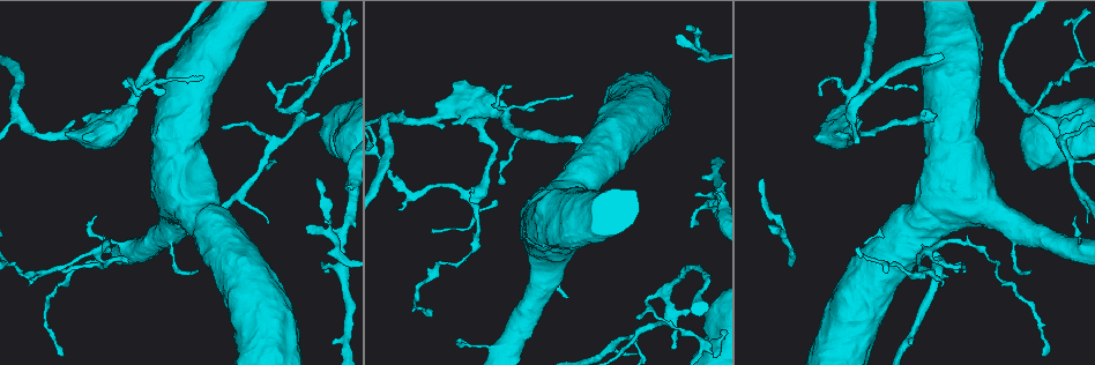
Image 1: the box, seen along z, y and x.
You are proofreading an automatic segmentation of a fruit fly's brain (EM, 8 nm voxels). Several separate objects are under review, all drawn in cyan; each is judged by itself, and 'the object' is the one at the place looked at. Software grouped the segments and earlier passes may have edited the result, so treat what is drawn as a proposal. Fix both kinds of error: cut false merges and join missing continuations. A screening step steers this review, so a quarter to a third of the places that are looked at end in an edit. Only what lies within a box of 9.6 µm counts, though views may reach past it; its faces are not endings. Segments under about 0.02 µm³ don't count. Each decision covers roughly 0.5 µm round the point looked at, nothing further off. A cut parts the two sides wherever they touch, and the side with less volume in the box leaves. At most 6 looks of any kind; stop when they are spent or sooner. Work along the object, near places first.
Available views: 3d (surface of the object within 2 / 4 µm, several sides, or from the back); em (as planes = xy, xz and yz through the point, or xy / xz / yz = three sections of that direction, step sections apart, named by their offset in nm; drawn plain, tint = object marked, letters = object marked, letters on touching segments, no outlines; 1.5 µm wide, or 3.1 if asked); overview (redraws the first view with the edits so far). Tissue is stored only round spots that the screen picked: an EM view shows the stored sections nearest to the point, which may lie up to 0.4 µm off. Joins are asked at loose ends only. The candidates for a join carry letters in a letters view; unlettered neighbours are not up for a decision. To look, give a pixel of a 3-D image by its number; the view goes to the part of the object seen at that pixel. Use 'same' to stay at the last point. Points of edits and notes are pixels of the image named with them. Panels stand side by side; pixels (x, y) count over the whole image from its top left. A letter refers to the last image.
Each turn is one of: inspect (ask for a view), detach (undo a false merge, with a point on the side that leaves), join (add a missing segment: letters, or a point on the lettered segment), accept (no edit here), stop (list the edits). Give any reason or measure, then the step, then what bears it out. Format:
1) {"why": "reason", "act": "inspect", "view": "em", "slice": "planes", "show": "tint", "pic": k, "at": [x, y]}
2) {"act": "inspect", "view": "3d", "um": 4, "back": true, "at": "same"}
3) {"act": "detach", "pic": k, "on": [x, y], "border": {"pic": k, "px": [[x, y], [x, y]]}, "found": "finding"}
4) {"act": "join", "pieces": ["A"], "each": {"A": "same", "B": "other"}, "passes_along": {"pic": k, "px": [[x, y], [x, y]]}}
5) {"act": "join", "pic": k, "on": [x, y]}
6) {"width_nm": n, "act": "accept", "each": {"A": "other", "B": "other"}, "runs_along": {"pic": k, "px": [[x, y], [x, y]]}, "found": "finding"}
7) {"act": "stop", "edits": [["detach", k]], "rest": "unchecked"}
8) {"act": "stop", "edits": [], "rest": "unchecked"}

{"why": "an open end", "act": "inspect", "view": "3d", "um": 2, "pic": 1, "at": [127, 262]}

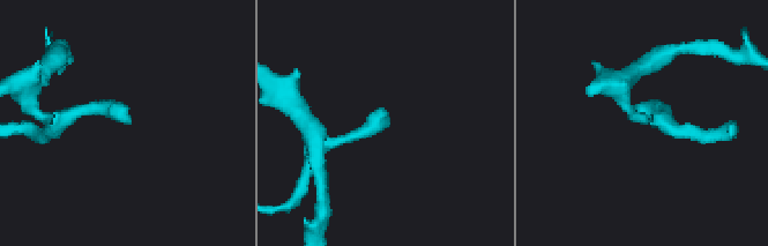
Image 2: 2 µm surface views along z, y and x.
{"why": "now the EM", "act": "inspect", "view": "em", "slice": "xz", "step": 8, "show": "letters", "pic": 2, "at": [129, 123]}

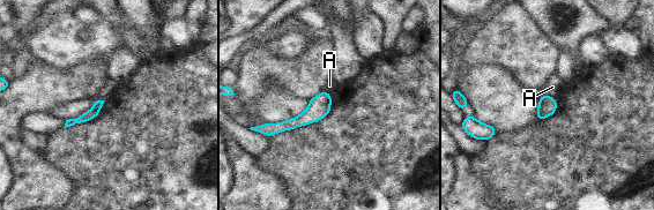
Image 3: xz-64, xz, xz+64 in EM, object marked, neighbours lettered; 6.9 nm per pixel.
{"width_nm": 130, "longest_contact_nm": ["A", 100], "act": "accept", "each": {"A": "other"}, "found": "none of them fits"}

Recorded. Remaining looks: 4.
{"why": "branch stops here", "act": "inspect", "view": "em", "slice": "planes", "show": "tint", "pic": 1, "at": [762, 177]}

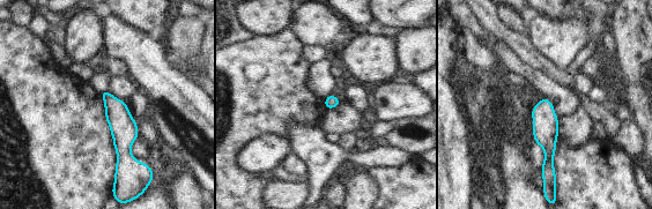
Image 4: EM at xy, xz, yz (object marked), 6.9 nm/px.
{"act": "inspect", "view": "em", "slice": "planes", "show": "letters", "at": "same"}

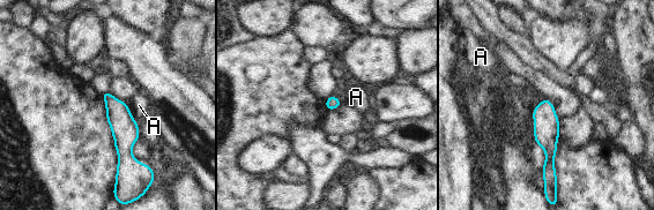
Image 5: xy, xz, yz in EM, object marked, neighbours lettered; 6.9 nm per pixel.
{"act": "accept", "each": {"A": "other"}, "border": {"pic": 5, "px": [[127, 105], [131, 115], [138, 122]]}, "found": "no lettered segment goes on from it"}

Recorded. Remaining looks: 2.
{"why": "free end", "act": "inspect", "view": "em", "slice": "xy", "step": 8, "show": "letters", "pic": 1, "at": [135, 94]}

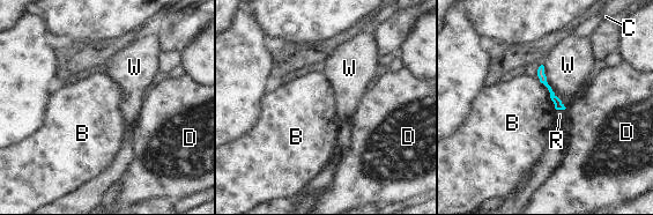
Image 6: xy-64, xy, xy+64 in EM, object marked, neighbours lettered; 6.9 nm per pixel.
{"act": "accept", "each": {"B": "other", "C": "other", "D": "other", "R": "other", "W": "other"}, "runs_along": {"pic": 6, "px": [[541, 68], [541, 78], [561, 106]]}, "found": "no lettered segment goes on from it"}

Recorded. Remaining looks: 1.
{"act": "stop", "edits": [], "rest": "unchecked"}

